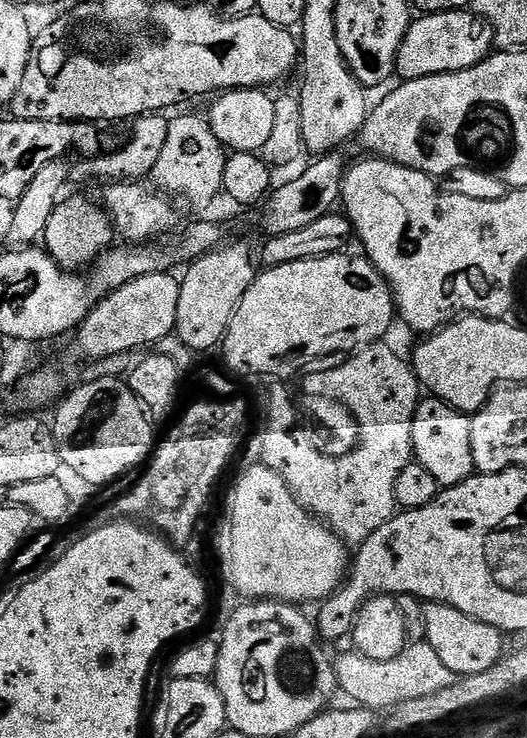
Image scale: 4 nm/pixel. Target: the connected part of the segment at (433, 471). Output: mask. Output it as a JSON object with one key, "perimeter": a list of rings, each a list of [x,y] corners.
{"perimeter":[[[435,398],[421,399],[414,414],[412,454],[415,463],[426,466],[426,471],[438,482],[441,489],[464,484],[476,472],[474,446],[470,443],[472,421],[465,413],[451,408]]]}

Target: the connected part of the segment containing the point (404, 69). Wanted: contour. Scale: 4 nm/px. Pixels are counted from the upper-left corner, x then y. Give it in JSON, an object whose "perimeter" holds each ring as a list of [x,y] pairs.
{"perimeter":[[[472,10],[430,12],[413,19],[396,59],[396,76],[401,81],[417,80],[434,74],[461,72],[487,60],[494,52],[492,27]]]}

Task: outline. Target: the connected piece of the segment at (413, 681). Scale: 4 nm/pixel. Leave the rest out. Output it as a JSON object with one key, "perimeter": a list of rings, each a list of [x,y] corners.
{"perimeter":[[[426,642],[420,644],[409,643],[394,658],[389,660],[375,660],[369,656],[361,656],[359,651],[344,652],[339,657],[335,657],[336,666],[336,683],[341,693],[345,692],[349,696],[353,705],[361,708],[371,708],[373,710],[381,710],[380,708],[388,708],[394,710],[402,702],[408,702],[414,698],[426,698],[430,694],[438,694],[443,688],[448,688],[454,683],[454,677],[450,670],[446,670],[446,666],[442,666],[442,661],[438,659],[438,654],[434,654],[434,650]]]}

